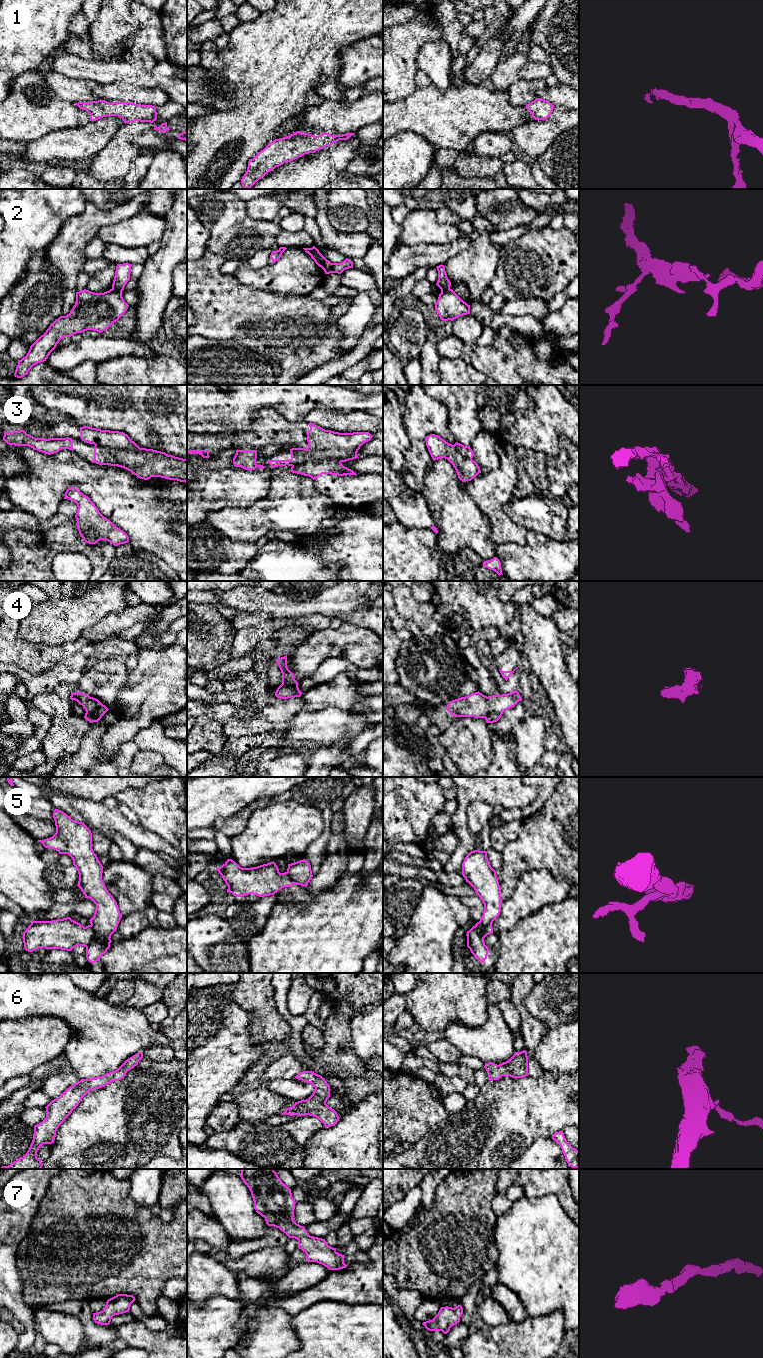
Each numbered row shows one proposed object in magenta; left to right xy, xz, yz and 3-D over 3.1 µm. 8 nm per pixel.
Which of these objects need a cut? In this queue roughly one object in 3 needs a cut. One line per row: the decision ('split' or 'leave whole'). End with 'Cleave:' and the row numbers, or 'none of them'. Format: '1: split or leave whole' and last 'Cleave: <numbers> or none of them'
1: leave whole
2: split
3: split
4: leave whole
5: split
6: leave whole
7: leave whole
Cleave: 2, 3, 5

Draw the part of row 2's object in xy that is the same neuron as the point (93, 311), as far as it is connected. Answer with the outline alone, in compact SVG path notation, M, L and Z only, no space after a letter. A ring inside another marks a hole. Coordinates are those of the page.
M84 289L76 292L76 303L70 313L56 319L30 346L27 355L18 361L14 376L22 378L34 365L46 361L64 337L87 330L105 331L119 320L128 307L120 290L94 293Z

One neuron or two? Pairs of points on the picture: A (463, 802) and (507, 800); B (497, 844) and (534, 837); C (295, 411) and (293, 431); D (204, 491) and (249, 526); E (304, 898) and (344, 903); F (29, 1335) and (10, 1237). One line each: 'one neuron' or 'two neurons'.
A: one neuron
B: two neurons
C: two neurons
D: two neurons
E: two neurons
F: one neuron

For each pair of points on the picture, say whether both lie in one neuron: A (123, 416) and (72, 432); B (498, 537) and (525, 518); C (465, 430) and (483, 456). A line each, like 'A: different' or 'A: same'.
A: different
B: different
C: different

